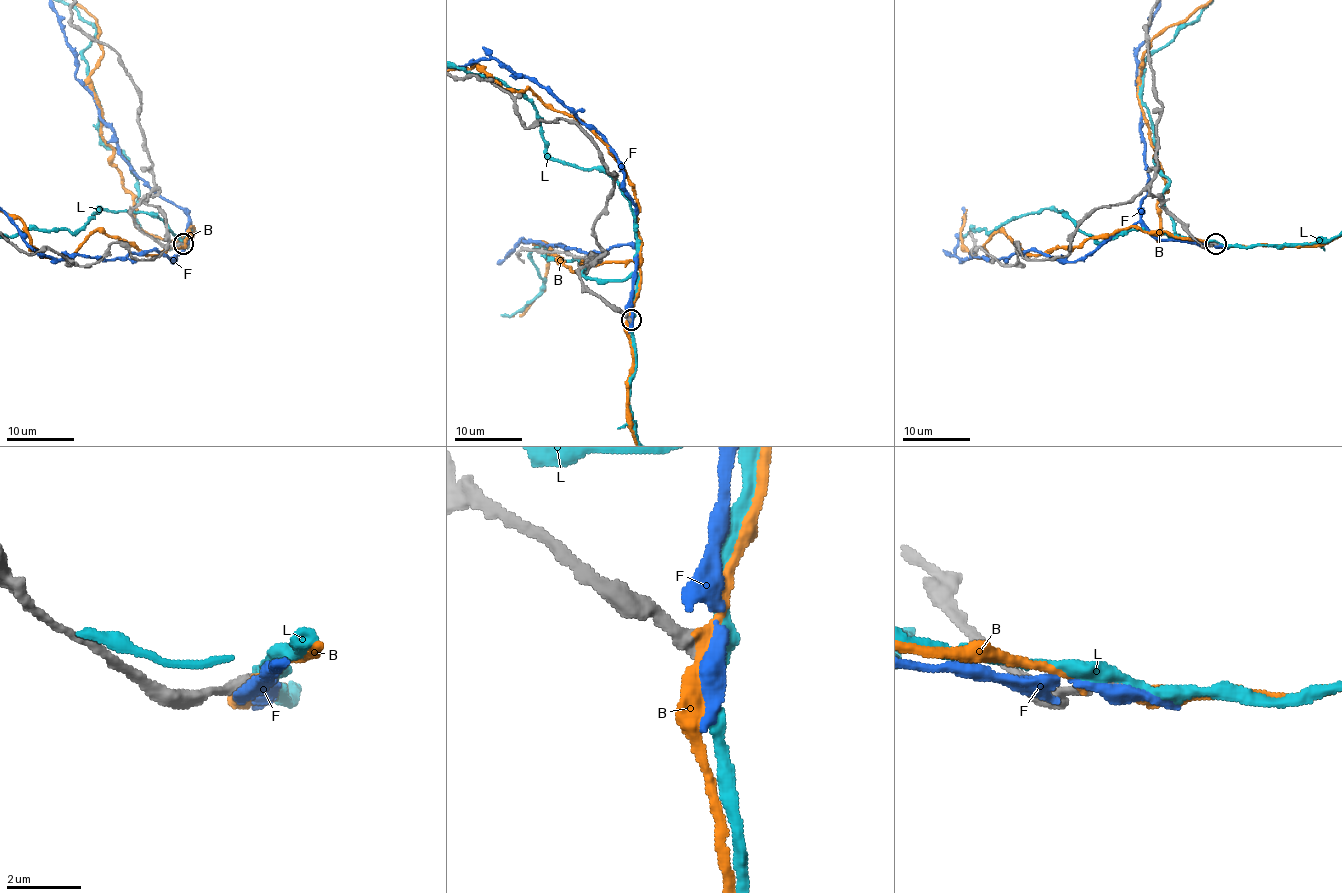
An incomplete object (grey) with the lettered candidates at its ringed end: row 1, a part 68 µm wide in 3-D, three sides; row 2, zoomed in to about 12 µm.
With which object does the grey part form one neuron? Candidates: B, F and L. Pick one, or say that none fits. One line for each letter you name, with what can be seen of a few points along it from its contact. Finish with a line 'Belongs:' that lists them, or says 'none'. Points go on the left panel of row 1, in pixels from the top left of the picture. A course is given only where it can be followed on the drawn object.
Belongs: none

